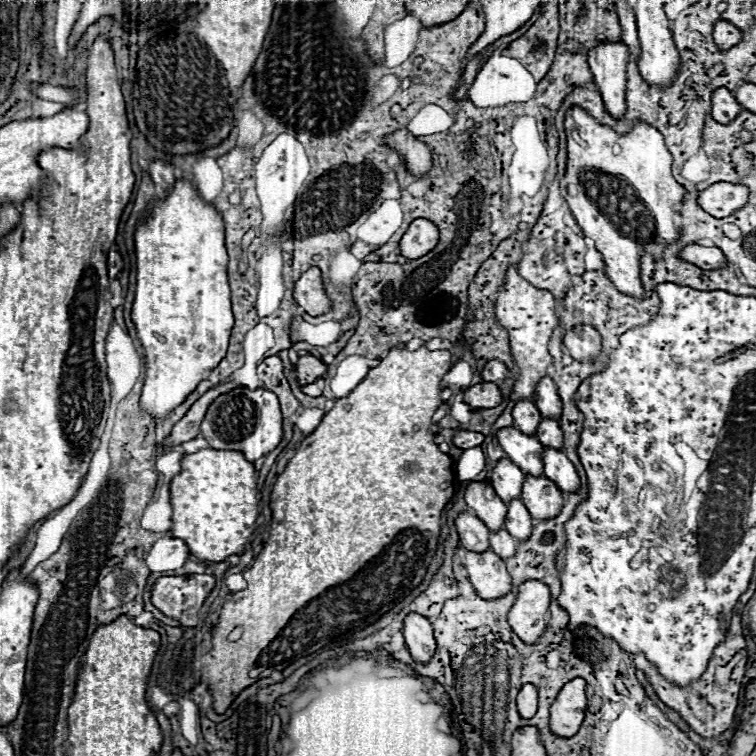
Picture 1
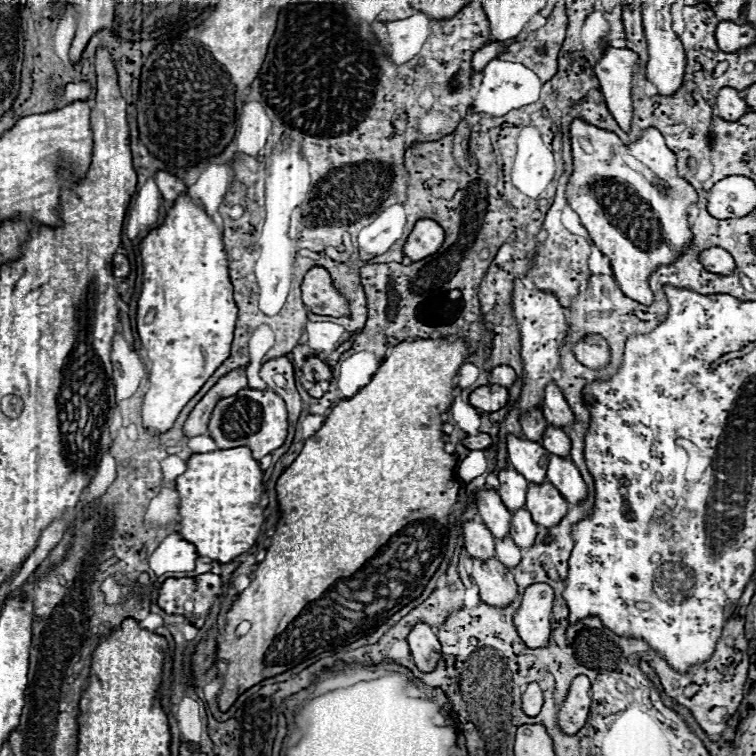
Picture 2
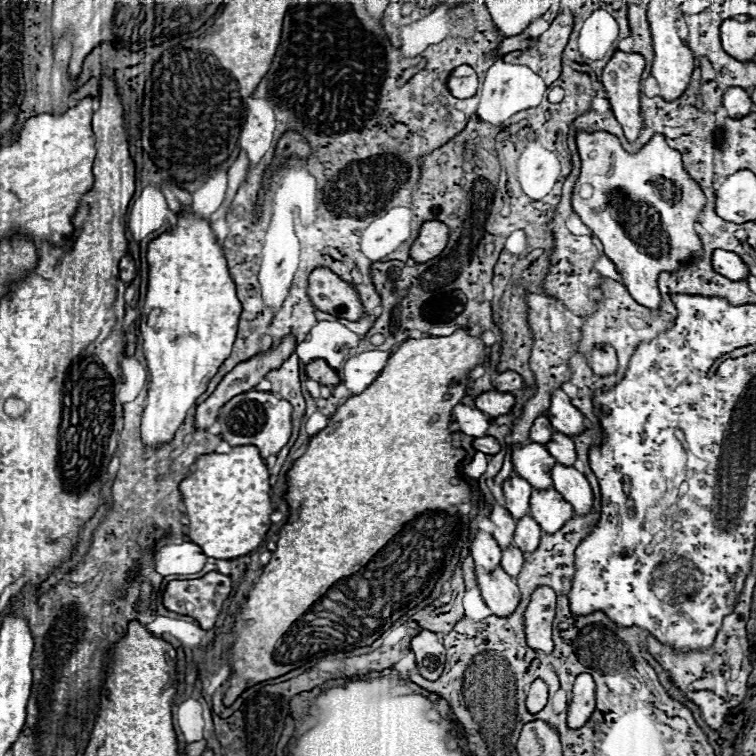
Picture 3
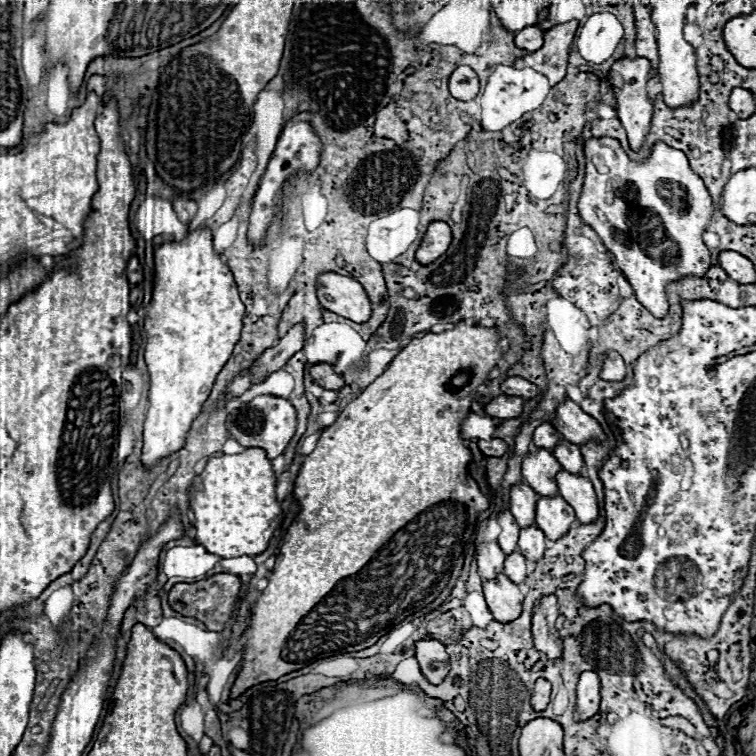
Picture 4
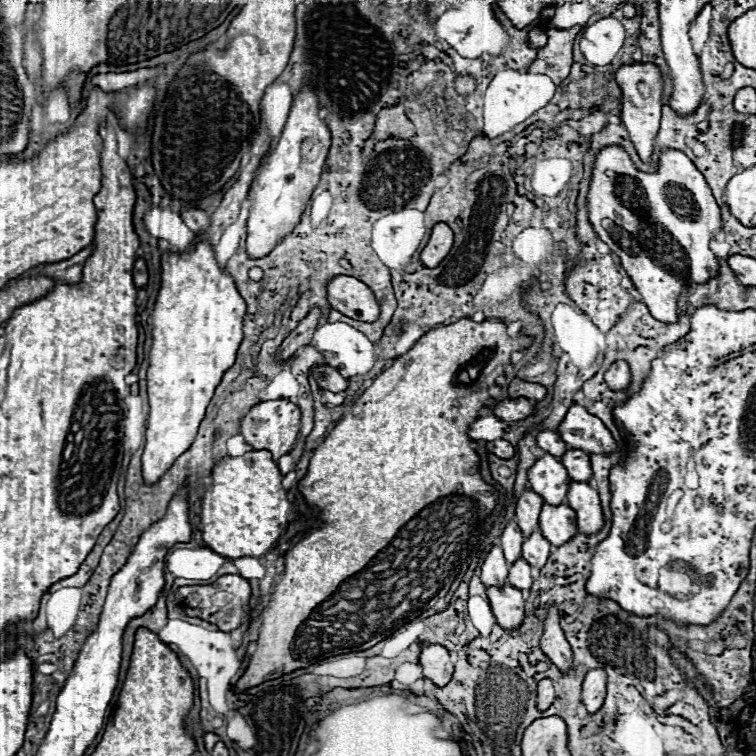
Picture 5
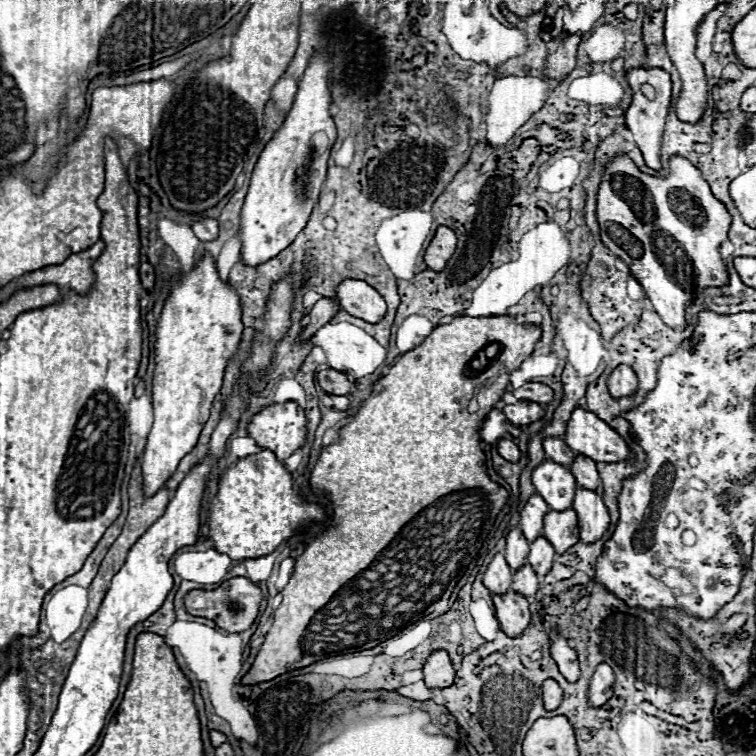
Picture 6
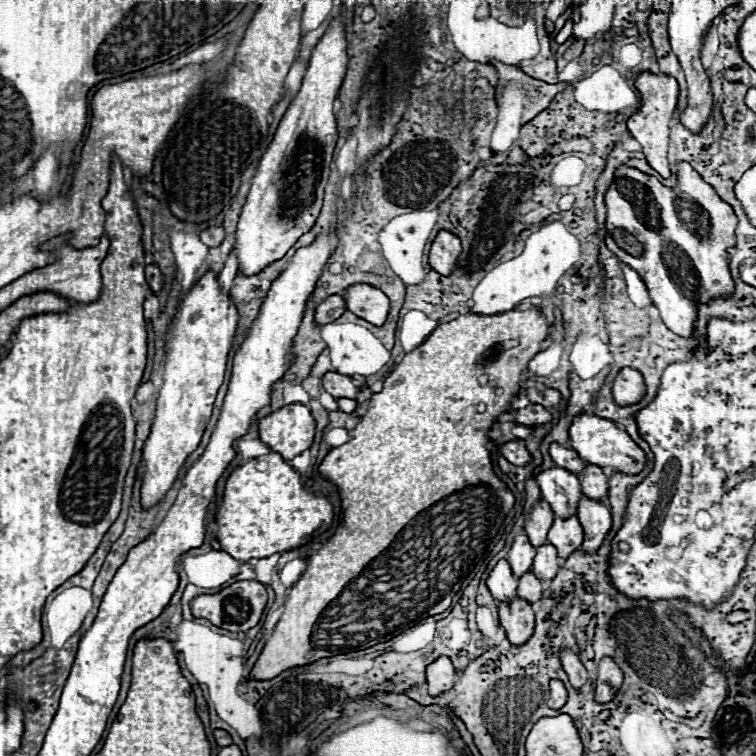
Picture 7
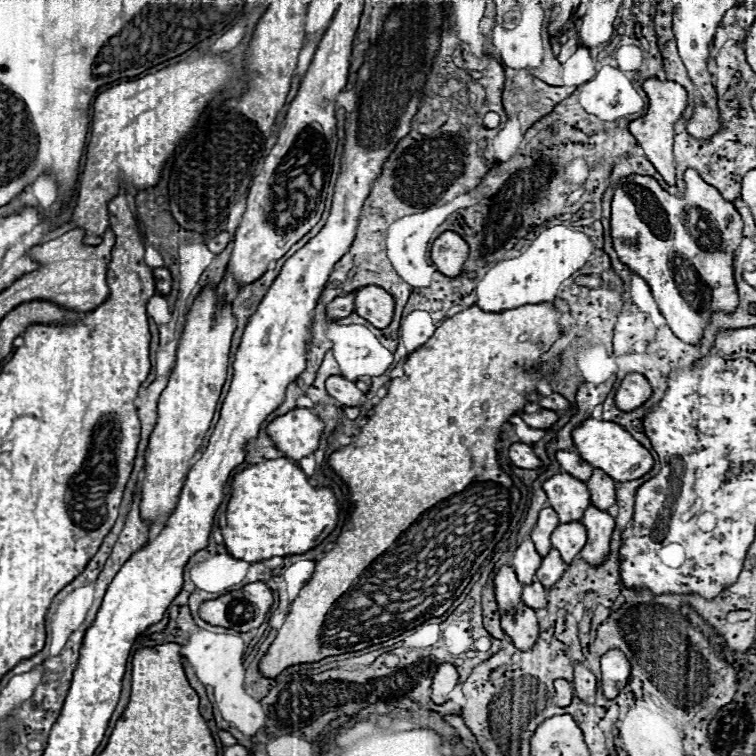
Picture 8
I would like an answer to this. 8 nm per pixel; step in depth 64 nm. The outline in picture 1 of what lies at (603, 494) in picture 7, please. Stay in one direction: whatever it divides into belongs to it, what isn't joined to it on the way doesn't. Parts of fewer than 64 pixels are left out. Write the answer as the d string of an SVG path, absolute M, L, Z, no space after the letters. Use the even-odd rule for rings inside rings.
M542 418L538 428L536 428L536 438L544 444L544 446L554 446L556 450L562 448L562 430L558 426L556 420L552 418Z

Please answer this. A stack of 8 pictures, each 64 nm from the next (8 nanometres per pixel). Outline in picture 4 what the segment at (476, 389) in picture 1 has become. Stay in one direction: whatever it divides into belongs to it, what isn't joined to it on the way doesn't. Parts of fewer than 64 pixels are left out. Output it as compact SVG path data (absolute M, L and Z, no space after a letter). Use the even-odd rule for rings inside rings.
M500 394L500 396L496 396L484 404L484 412L494 416L494 418L502 418L502 420L516 418L522 412L522 398Z

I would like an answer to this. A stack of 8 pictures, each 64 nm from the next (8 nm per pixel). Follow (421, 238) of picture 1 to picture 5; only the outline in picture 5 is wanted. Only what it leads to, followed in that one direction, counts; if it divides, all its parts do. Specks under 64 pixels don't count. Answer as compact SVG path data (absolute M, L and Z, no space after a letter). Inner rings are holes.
M444 222L434 224L432 234L430 234L430 240L428 240L428 244L424 246L424 250L420 252L422 264L424 264L426 268L438 266L438 262L440 262L442 258L446 258L446 254L450 252L452 242L454 242L454 236L452 236L450 226L444 224Z

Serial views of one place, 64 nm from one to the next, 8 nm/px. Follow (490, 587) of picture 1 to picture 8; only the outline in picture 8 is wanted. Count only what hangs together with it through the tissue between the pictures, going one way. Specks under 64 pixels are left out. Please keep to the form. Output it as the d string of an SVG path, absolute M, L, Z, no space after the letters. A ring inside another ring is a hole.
M520 604L516 614L502 614L502 630L512 638L512 644L518 650L528 650L538 638L538 622L532 608Z

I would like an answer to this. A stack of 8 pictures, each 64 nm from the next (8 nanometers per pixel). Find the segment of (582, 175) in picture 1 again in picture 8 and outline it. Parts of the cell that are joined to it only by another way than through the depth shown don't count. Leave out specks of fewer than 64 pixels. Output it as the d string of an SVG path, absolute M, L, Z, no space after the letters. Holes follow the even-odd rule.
M684 170L684 184L684 194L674 196L652 176L622 178L612 196L610 236L618 258L650 286L670 330L686 344L698 344L710 314L738 304L732 260L742 240L742 218L696 170Z

